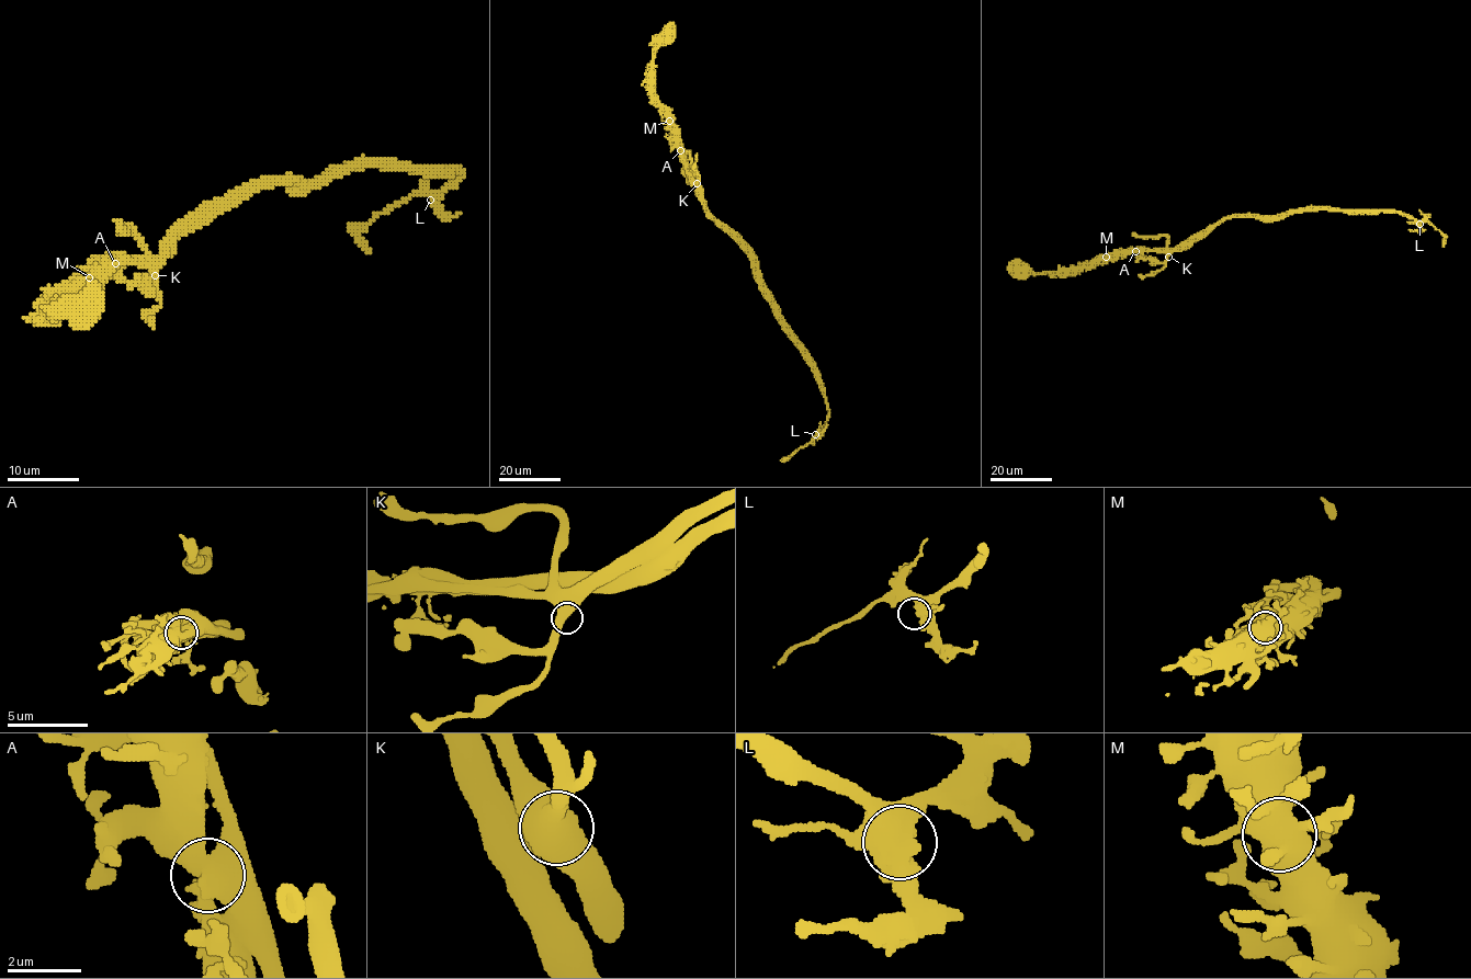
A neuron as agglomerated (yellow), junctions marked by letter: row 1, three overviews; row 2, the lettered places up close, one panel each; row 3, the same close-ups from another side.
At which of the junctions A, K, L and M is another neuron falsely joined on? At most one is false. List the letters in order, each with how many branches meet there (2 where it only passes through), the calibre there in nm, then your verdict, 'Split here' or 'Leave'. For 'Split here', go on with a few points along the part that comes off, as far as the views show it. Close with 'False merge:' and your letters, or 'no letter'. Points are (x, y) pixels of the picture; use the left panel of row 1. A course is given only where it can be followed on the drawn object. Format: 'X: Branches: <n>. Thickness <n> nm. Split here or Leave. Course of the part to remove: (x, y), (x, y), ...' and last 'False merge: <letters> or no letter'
A: Branches: 2. Thickness 750 nm. Split here. Course of the part to remove: (114, 262), (155, 264), (259, 183), (461, 172), (380, 212), (359, 231), (369, 252)
K: Branches: 2. Thickness 550 nm. Leave
L: Branches: 2. Thickness 550 nm. Leave
M: Branches: 2. Thickness 650 nm. Leave
False merge: A

